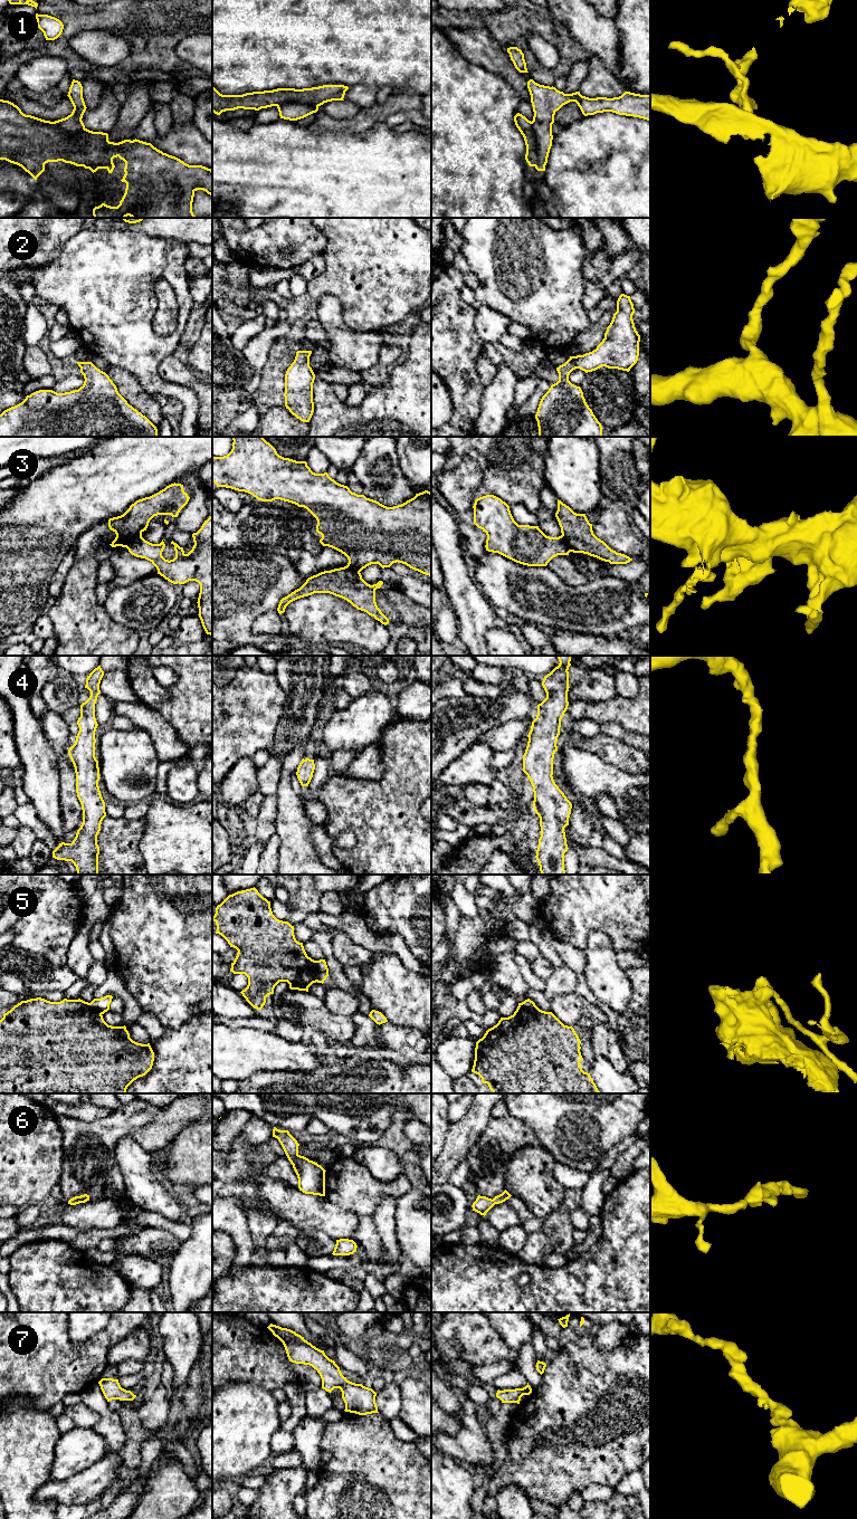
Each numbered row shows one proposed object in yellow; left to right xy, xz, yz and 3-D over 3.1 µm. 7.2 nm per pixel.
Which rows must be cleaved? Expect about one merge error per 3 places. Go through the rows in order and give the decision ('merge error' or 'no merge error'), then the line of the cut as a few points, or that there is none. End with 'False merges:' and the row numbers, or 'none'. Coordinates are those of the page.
1: merge error; cut in yz along (531, 122), (536, 139), (535, 165)
2: no merge error; no cut
3: merge error; cut in xy along (141, 534), (132, 538), (125, 546)
4: no merge error; no cut
5: merge error; cut in xz along (316, 961), (314, 970), (315, 981)
6: no merge error; no cut
7: no merge error; no cut
False merges: 1, 3, 5

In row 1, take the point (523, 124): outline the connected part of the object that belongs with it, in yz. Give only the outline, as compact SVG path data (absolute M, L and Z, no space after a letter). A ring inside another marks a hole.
M520 113L514 116L514 122L525 141L525 160L530 166L535 166L535 163L537 161L537 144L536 136L532 127L532 122Z

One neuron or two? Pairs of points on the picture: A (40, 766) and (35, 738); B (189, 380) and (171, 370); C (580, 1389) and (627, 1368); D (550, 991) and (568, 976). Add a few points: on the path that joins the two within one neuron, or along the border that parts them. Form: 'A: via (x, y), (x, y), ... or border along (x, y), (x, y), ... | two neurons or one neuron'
A: via (39, 760), (35, 745) | one neuron
B: via (184, 376), (175, 372) | one neuron
C: via (591, 1388), (599, 1388), (616, 1372) | one neuron
D: via (554, 986), (563, 981) | one neuron

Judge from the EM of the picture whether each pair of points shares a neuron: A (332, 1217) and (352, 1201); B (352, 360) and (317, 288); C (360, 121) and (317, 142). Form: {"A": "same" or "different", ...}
{"A": "different", "B": "different", "C": "different"}

